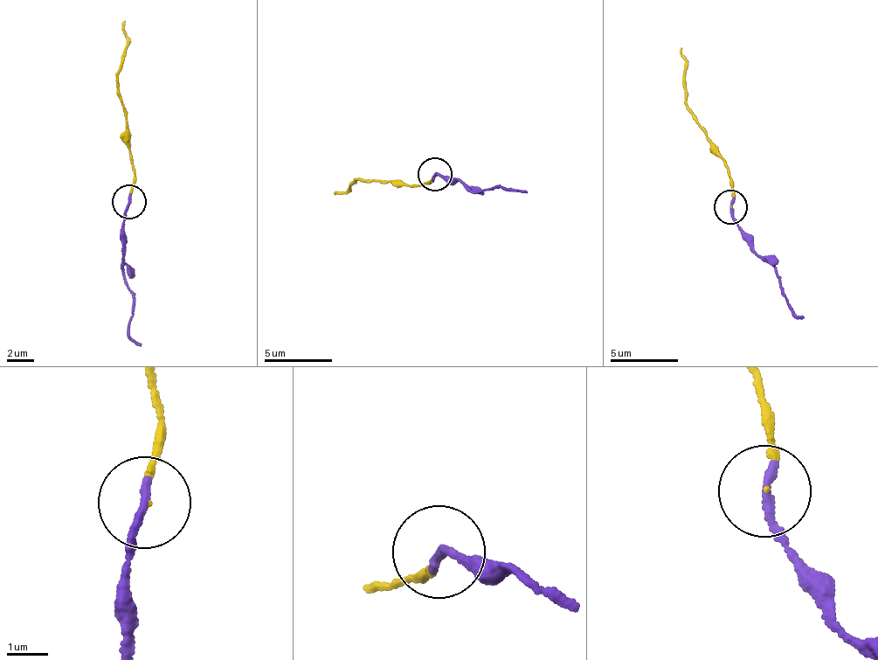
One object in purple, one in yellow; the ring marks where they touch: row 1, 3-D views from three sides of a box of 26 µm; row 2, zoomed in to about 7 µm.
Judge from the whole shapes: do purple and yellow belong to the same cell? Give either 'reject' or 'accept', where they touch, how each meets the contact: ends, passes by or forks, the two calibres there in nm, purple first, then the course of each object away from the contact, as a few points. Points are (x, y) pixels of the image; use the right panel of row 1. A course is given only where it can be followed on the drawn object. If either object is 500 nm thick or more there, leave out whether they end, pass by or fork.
accept; at (730, 207); purple ends there; yellow ends there; 240 nm thick on the purple side, 80 nm on the other; purple runs (730, 208), (750, 251), (776, 270), (782, 296), (791, 314), (805, 318); yellow runs (732, 207), (729, 166), (688, 109), (686, 56), (680, 49)

